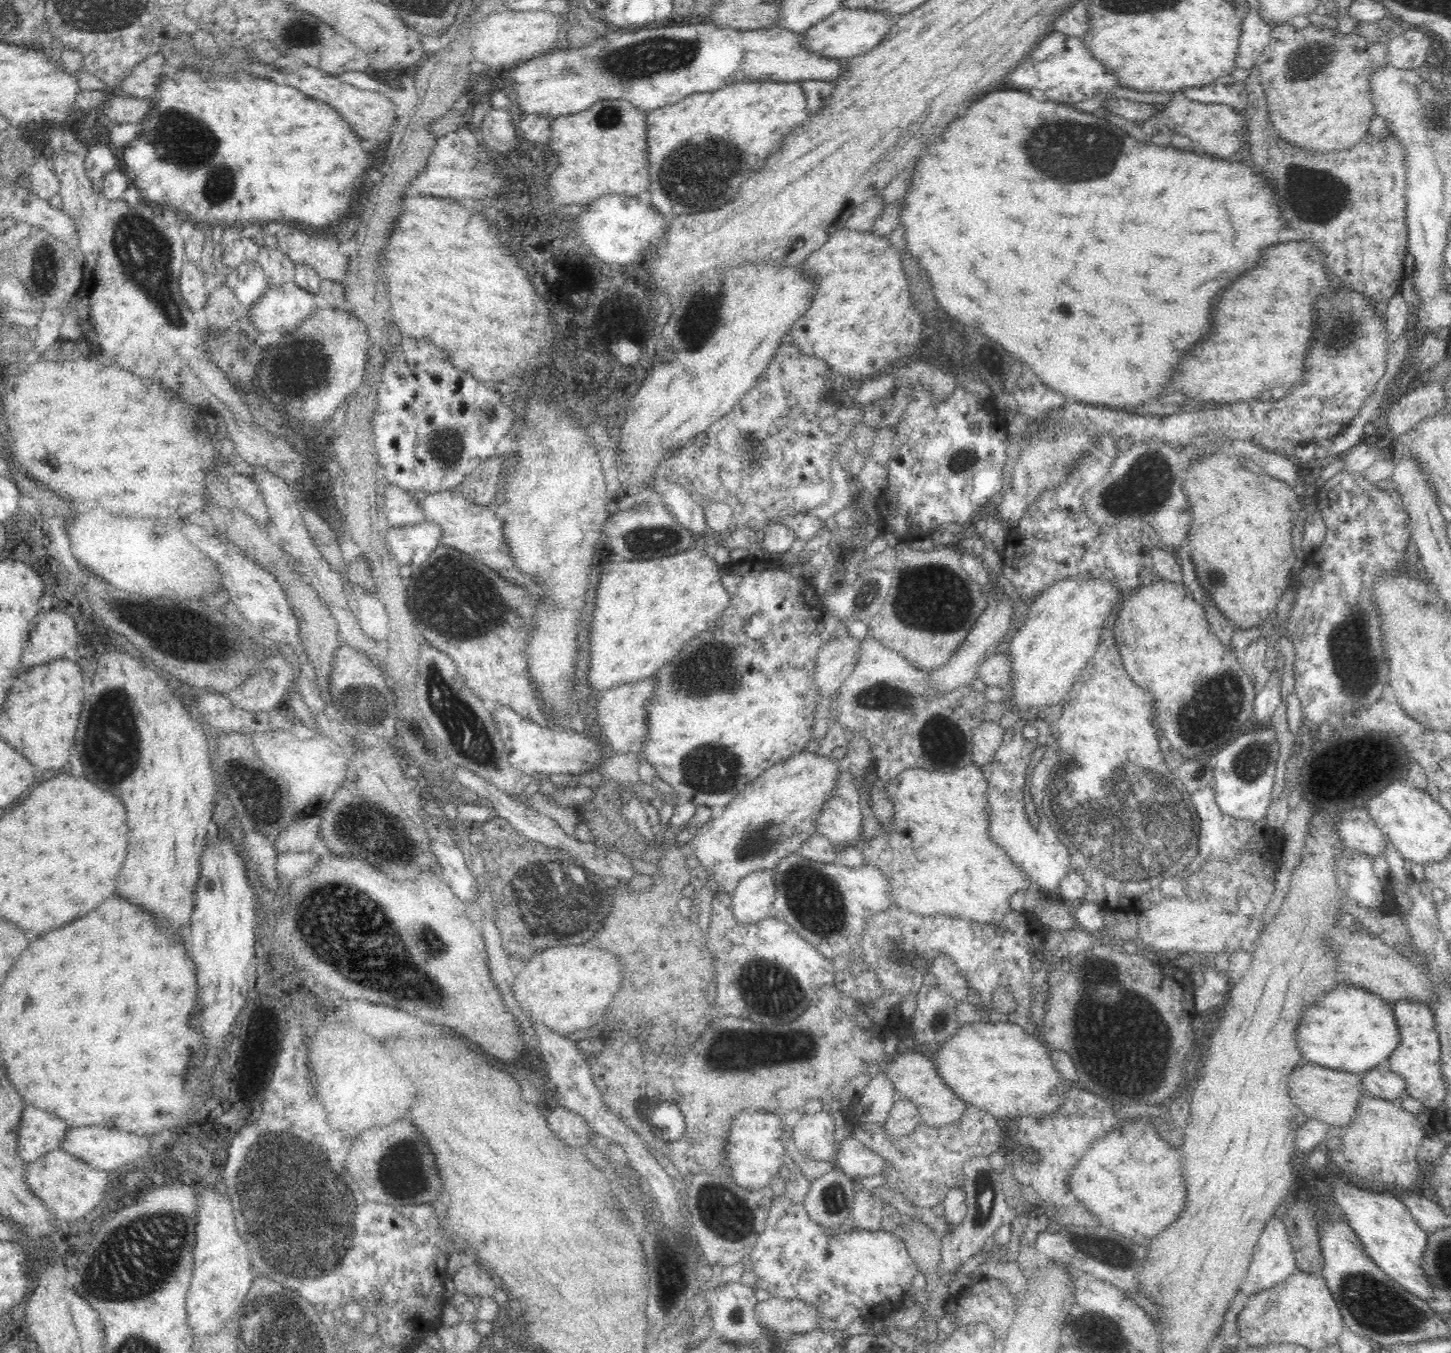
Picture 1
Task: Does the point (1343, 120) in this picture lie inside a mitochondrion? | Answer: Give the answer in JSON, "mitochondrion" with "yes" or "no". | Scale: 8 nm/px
{"mitochondrion":"no"}

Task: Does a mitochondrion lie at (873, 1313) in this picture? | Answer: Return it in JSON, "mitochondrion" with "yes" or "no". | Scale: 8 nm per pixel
{"mitochondrion":"no"}

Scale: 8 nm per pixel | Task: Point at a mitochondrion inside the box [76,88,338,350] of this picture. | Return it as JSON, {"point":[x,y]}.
{"point":[148,255]}

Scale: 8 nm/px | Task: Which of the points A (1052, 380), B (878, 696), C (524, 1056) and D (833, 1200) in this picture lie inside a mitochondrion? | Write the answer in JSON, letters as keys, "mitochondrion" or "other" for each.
{"A":"other","B":"mitochondrion","C":"other","D":"mitochondrion"}

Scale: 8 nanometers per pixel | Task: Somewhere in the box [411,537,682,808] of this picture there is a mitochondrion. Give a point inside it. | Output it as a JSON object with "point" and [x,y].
{"point":[472,740]}

